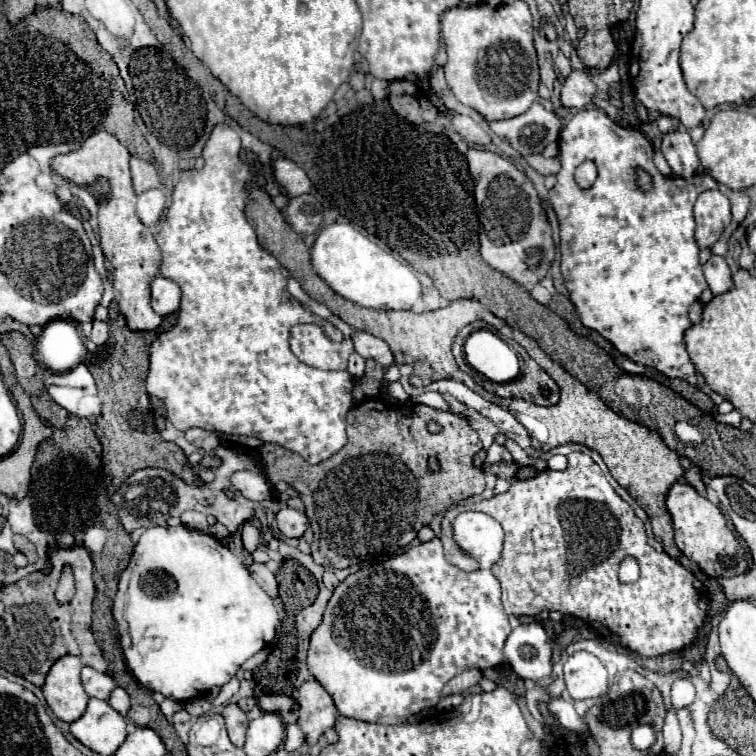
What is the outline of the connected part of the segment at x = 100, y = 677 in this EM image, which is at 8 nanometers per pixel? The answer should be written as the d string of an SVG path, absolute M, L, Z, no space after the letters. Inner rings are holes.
M89 666L83 668L81 682L83 682L87 696L99 698L99 700L107 700L111 696L111 692L117 688L117 682L111 672L97 672Z

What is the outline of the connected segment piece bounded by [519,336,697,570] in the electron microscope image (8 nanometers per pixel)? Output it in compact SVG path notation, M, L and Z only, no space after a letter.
M525 336L525 350L527 354L545 370L551 374L551 378L561 388L561 398L555 406L539 408L533 402L521 402L519 400L519 422L527 428L533 448L537 452L551 452L553 448L569 442L577 444L591 444L589 448L597 450L607 464L611 476L631 494L631 498L647 512L651 520L651 528L655 534L655 540L659 540L665 548L665 552L679 560L685 568L697 570L697 564L691 562L673 542L673 526L671 516L665 508L665 496L667 490L683 476L683 466L679 462L679 456L667 448L667 444L661 440L661 436L655 430L649 430L633 420L625 420L623 416L617 416L611 408L605 406L605 402L589 392L577 378L567 374L559 364L555 364L533 338Z

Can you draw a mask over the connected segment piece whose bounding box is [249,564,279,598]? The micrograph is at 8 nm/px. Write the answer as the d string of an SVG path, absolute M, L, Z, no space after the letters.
M251 564L249 566L253 578L259 582L259 586L271 596L271 598L277 598L279 596L279 584L275 580L275 576L267 570L265 564Z

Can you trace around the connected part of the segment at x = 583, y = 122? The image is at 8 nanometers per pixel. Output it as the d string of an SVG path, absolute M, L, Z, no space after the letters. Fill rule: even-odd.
M585 108L579 110L567 126L559 134L559 160L561 170L557 174L555 188L549 190L549 202L559 220L559 236L561 236L561 274L565 286L569 290L569 298L583 322L583 326L597 330L605 340L609 340L621 354L631 358L637 364L651 366L665 376L683 378L691 386L697 386L695 366L691 364L687 350L685 350L685 332L691 328L689 308L695 304L703 290L707 288L705 276L699 276L697 250L693 240L695 220L693 220L693 204L697 196L705 190L717 188L731 200L731 214L733 220L723 232L723 238L731 238L737 226L745 220L751 198L745 190L733 192L727 186L715 182L709 174L695 174L691 178L681 176L663 176L657 166L653 164L653 146L651 142L633 128L621 128L615 124L607 114L601 114L601 108ZM593 160L599 176L593 188L581 190L573 186L573 172L575 168L585 162ZM635 168L643 168L653 178L651 192L639 192L635 186Z

